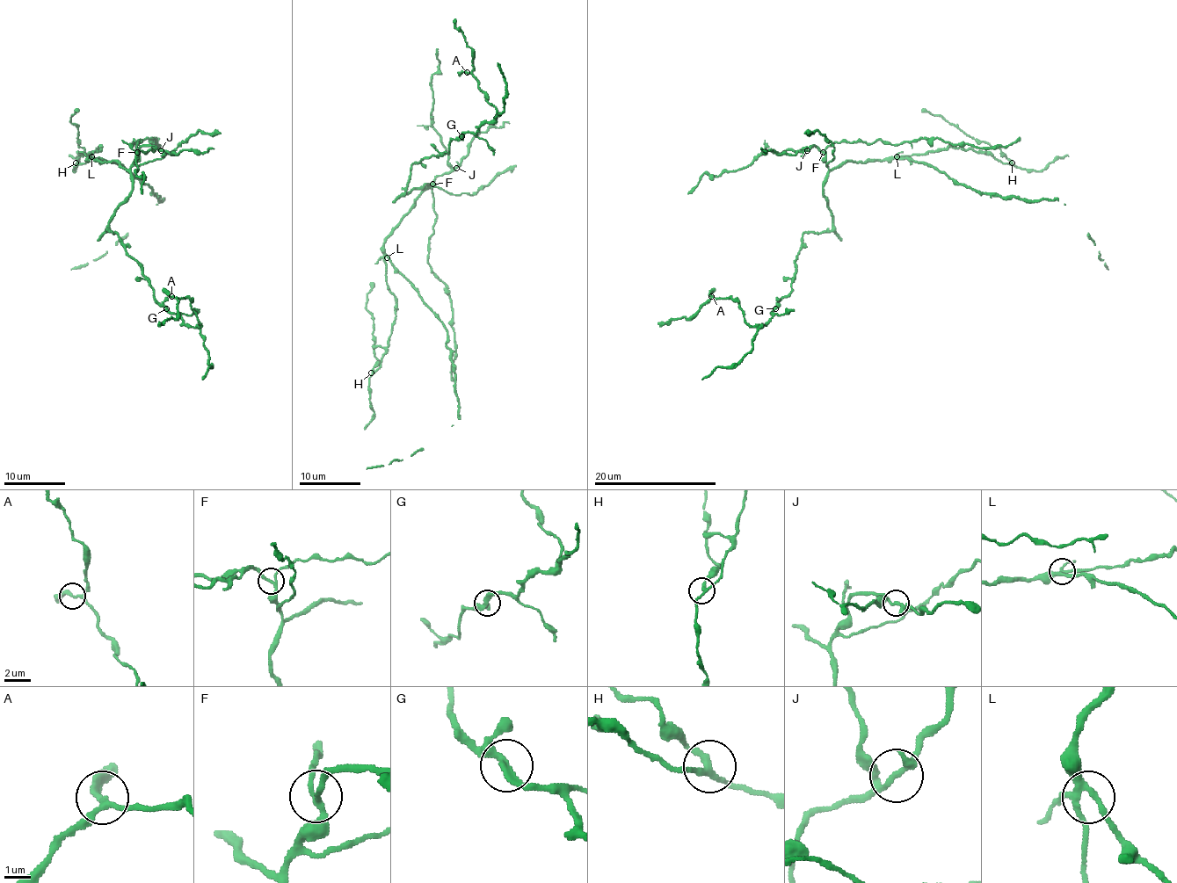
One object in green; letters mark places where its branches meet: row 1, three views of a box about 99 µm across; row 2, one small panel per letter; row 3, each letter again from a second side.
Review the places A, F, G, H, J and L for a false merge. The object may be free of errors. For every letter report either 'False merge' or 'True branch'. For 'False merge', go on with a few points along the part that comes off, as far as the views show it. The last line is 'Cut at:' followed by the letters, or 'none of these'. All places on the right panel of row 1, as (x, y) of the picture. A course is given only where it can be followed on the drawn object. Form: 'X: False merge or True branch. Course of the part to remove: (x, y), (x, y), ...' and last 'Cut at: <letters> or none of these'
A: True branch
F: True branch
G: True branch
H: True branch
J: True branch
L: True branch
Cut at: none of these

